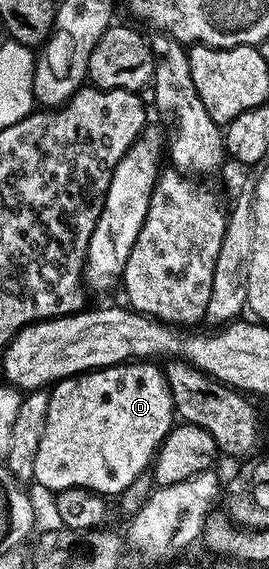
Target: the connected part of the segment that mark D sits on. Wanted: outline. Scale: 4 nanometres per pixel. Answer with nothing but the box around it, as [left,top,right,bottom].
[33,362,176,498]

